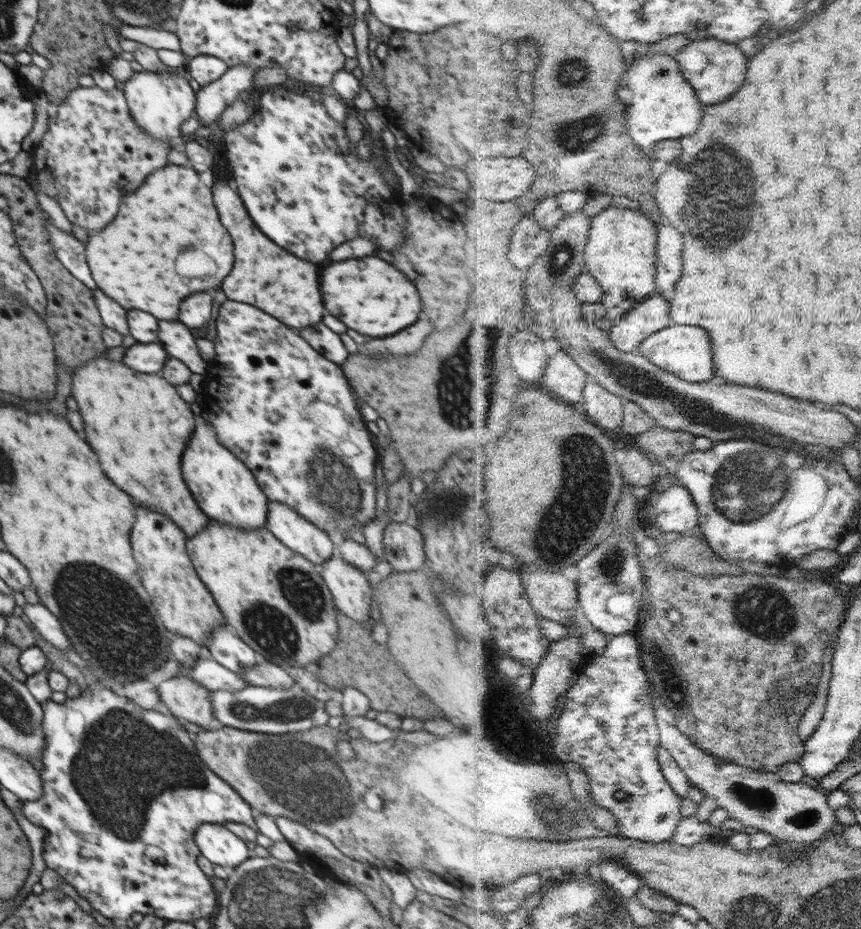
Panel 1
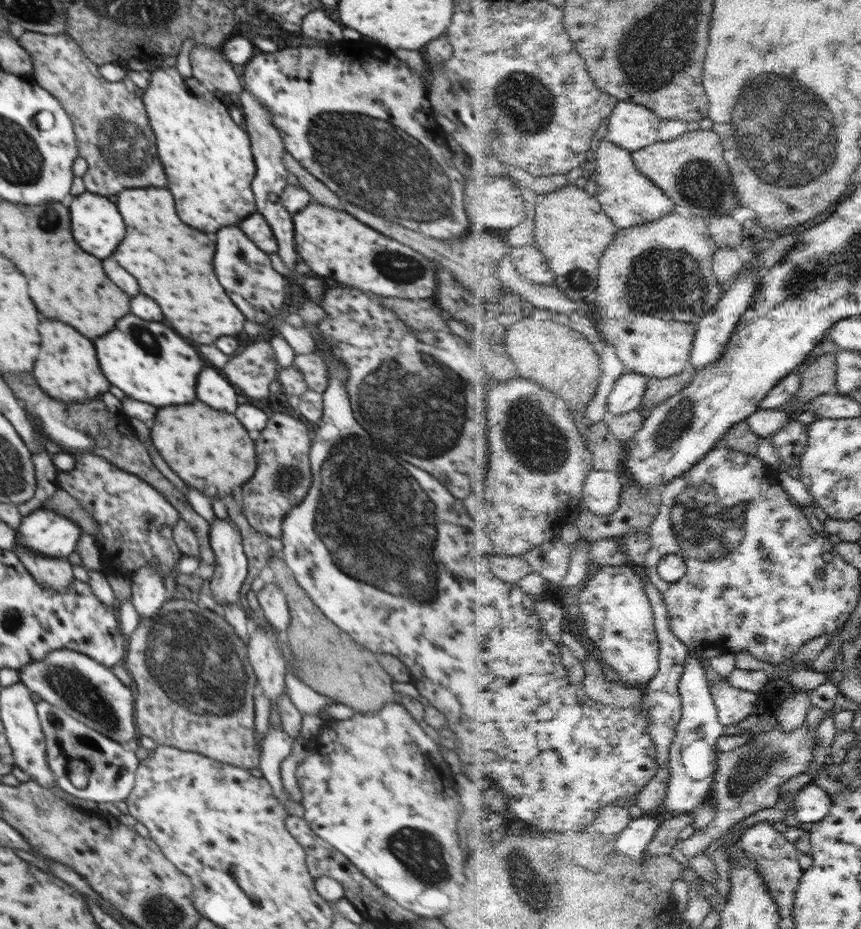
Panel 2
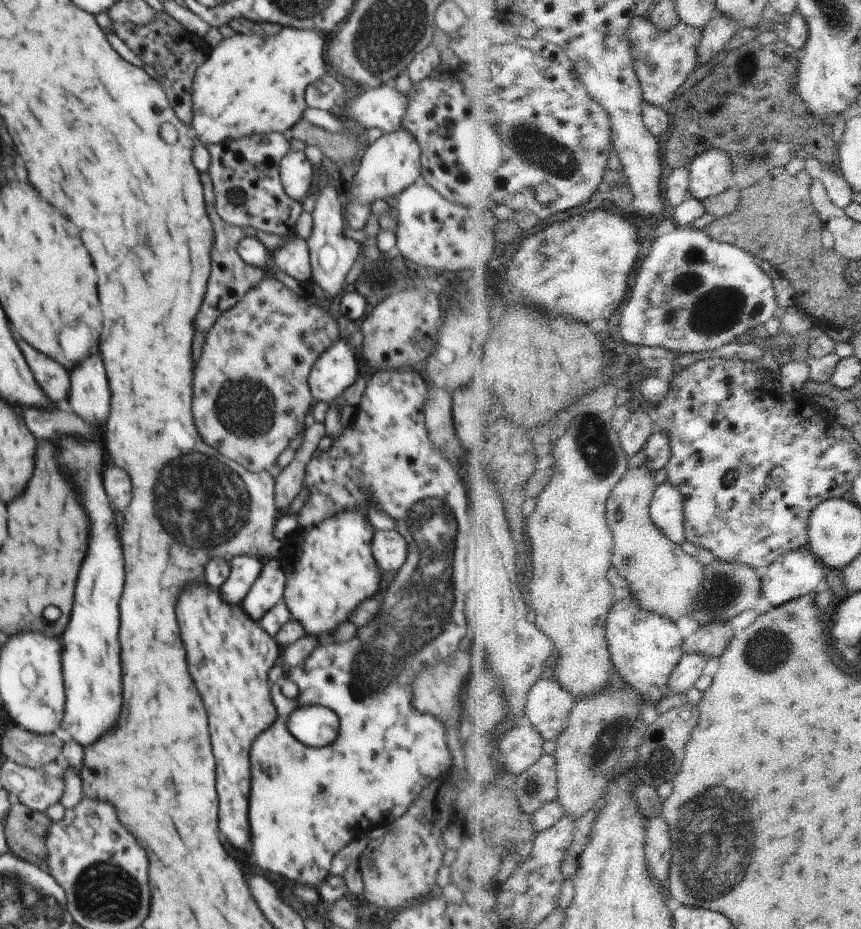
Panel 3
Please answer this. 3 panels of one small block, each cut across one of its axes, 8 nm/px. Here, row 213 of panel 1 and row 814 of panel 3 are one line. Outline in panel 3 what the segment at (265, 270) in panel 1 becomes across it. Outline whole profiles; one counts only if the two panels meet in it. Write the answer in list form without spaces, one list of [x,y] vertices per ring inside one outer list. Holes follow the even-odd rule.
[[[190,582],[184,586],[178,596],[176,618],[188,654],[188,672],[194,680],[194,686],[202,694],[208,712],[208,728],[216,758],[216,790],[220,802],[218,826],[232,846],[244,848],[250,836],[248,750],[252,738],[266,730],[268,724],[272,724],[276,718],[266,680],[282,649],[275,642],[275,638],[270,637],[258,622],[244,614],[241,604],[229,605],[223,600],[220,592],[212,590],[208,584]]]

